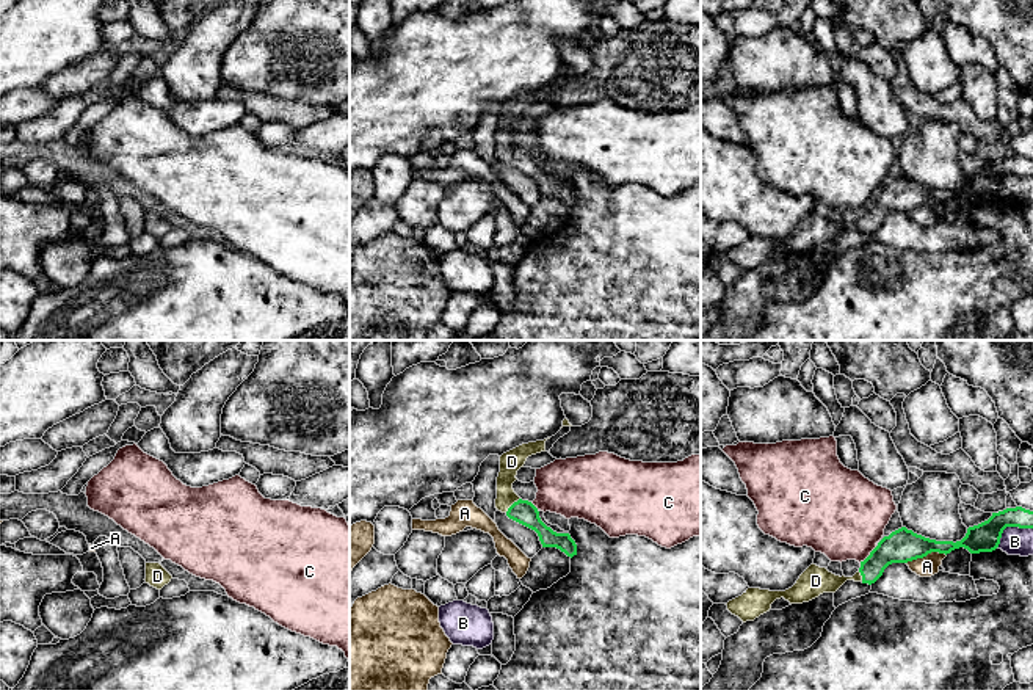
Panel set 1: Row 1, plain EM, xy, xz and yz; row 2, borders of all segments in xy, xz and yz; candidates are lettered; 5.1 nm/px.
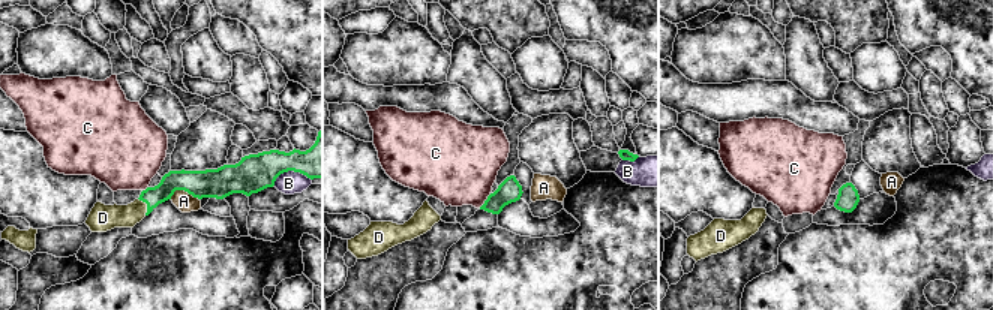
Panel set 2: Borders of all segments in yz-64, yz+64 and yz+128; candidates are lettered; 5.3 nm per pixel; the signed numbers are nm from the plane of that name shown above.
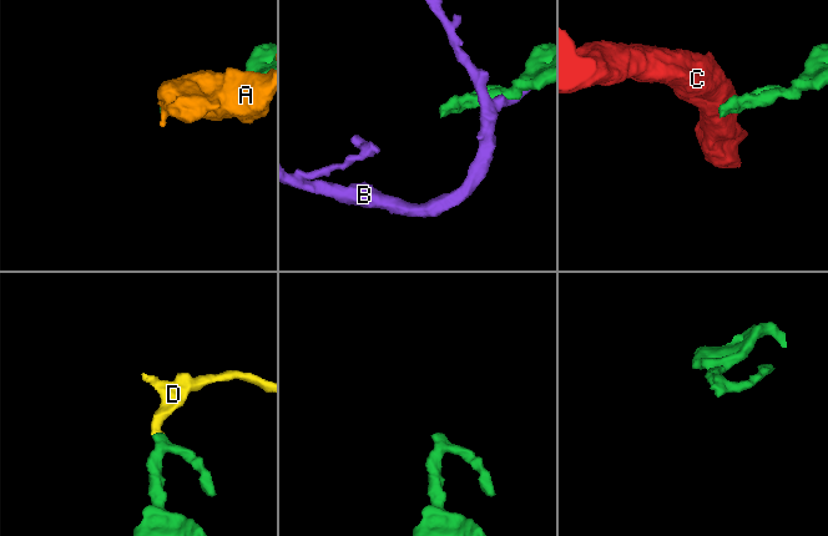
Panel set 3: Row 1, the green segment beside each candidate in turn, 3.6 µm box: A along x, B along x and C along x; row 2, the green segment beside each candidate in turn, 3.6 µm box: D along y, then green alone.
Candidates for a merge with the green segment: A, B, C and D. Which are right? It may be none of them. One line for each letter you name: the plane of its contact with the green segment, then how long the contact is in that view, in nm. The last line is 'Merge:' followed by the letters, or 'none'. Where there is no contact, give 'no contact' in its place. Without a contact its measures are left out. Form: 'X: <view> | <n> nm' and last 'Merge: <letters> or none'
D: xz | 110 nm
Merge: D

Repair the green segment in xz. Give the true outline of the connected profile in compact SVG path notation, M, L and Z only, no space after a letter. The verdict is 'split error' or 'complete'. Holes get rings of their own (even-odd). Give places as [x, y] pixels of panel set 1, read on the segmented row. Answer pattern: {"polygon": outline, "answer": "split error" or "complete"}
{"polygon": "M545 441L522 444L500 456L495 508L509 519L535 530L542 547L556 547L572 558L577 555L577 544L571 535L556 533L547 527L541 521L538 508L531 502L522 500L513 489L517 470L524 467L528 456L545 452Z", "answer": "split error"}

